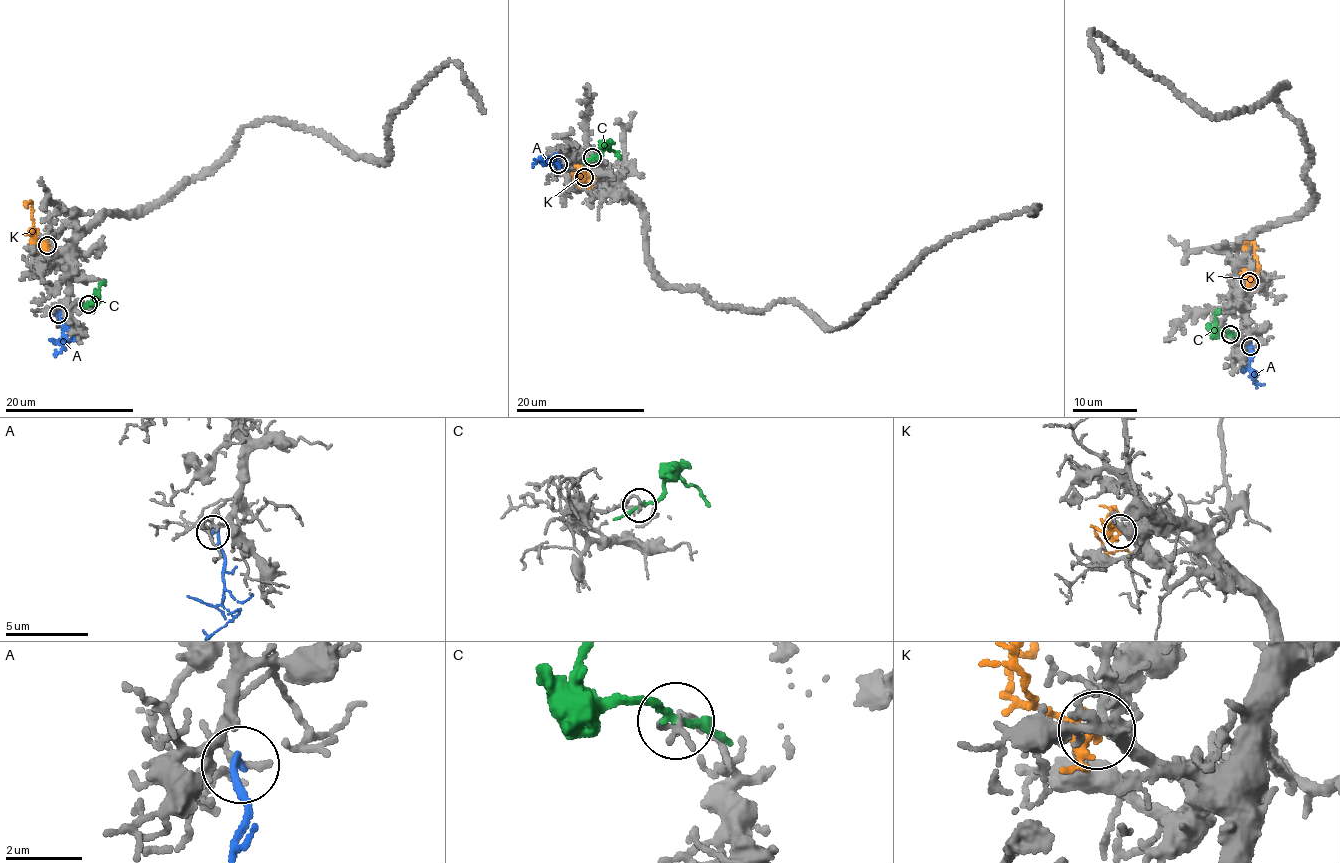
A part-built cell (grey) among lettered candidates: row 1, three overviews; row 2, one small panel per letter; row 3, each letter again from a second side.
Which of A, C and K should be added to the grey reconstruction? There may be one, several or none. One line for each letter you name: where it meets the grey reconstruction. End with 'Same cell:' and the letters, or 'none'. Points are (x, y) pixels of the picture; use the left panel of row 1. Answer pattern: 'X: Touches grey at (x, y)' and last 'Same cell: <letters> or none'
K: Touches grey at (47, 245)
Same cell: K

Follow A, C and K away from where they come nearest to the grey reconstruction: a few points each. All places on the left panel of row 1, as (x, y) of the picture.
A: (58, 313), (62, 323), (61, 342), (64, 348), (56, 354)
C: (88, 305), (93, 302), (97, 287), (106, 283)
K: (47, 245), (33, 238), (29, 202), (25, 204), (27, 208)

